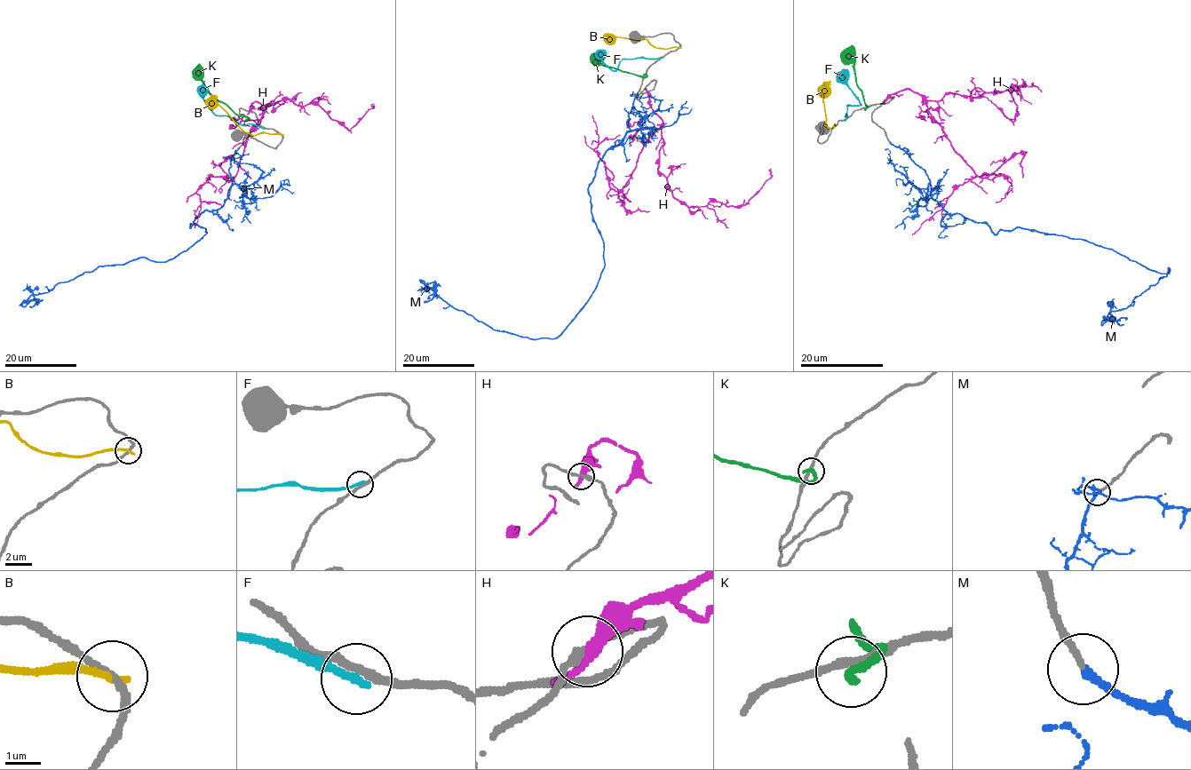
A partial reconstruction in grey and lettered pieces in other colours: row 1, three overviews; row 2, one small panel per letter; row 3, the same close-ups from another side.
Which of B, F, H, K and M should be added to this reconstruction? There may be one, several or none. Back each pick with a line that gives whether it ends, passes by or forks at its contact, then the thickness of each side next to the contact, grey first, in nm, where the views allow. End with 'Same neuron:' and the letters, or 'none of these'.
M: it ends there; 150 nm thick on the grey side, 240 nm on the other
Same neuron: M

